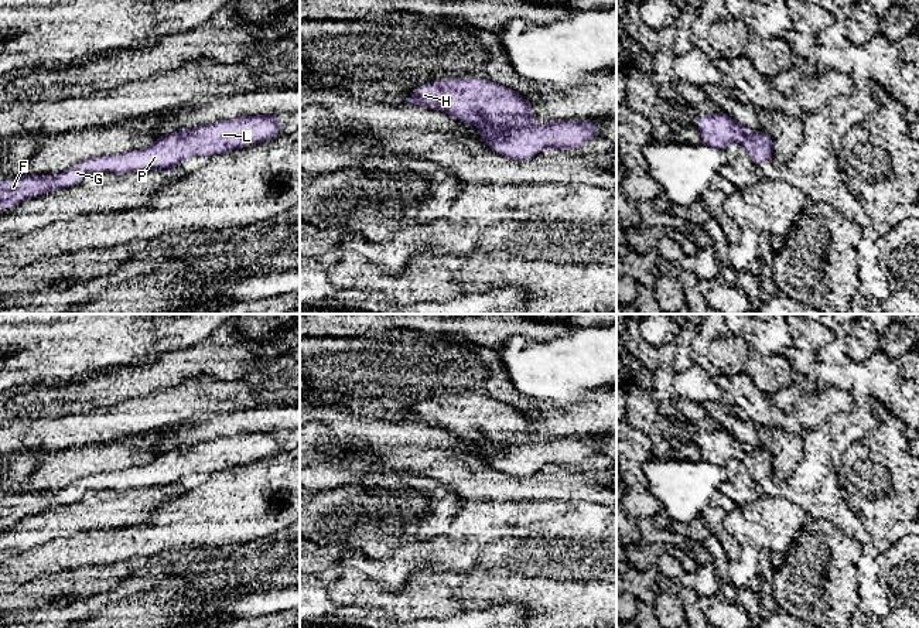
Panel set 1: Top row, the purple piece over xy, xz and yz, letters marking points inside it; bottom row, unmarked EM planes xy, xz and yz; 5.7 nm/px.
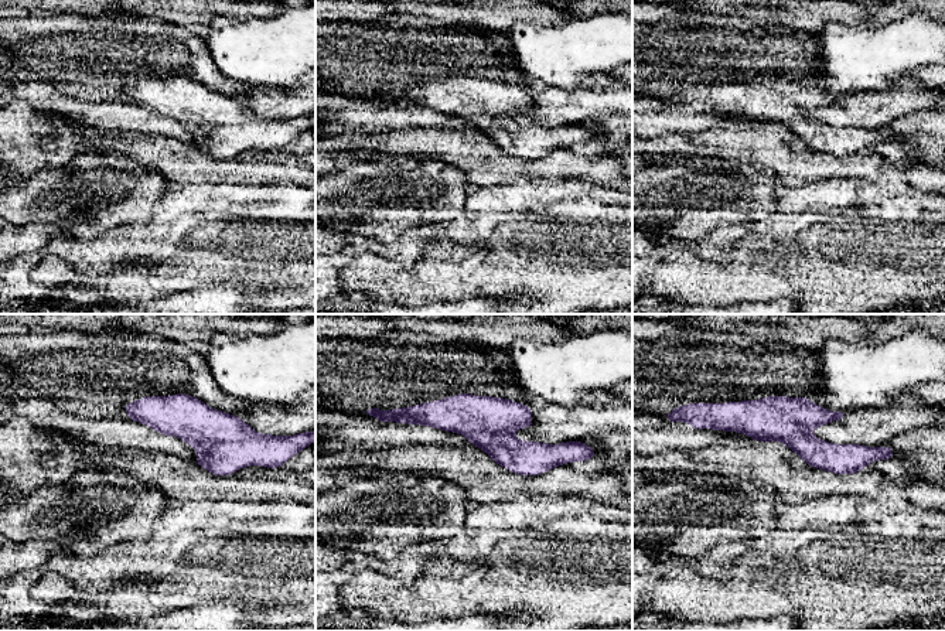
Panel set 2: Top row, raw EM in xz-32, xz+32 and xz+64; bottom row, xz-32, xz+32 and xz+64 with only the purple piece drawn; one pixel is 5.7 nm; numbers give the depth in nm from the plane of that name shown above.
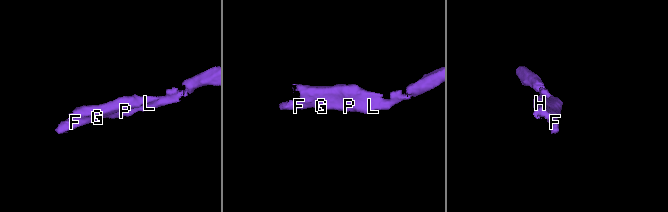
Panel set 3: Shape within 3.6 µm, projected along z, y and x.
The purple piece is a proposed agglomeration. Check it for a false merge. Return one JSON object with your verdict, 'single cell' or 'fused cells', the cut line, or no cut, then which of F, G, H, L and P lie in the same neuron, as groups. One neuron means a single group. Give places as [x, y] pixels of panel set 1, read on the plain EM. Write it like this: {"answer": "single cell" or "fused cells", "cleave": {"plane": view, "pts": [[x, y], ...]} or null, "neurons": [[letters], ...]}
{"answer": "single cell", "cleave": null, "neurons": [["F", "G", "H", "L", "P"]]}

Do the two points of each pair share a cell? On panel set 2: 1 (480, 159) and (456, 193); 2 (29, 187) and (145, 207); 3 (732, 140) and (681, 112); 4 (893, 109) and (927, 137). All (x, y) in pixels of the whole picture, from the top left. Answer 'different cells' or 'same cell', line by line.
1: different cells
2: same cell
3: different cells
4: different cells

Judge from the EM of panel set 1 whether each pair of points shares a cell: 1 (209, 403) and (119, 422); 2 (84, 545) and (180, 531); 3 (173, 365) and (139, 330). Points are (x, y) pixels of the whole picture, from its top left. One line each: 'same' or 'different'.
1: same
2: same
3: different

